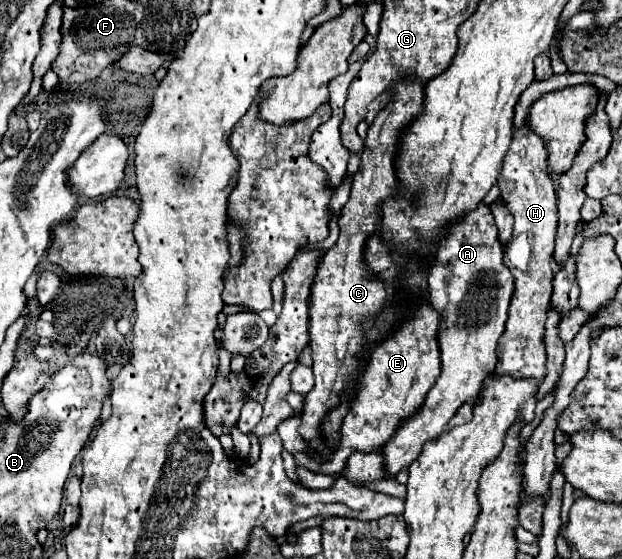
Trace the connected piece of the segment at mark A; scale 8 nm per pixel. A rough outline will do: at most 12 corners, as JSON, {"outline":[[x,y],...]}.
{"outline":[[490,206],[430,270],[442,372],[384,446],[410,466],[494,370],[514,292]]}

